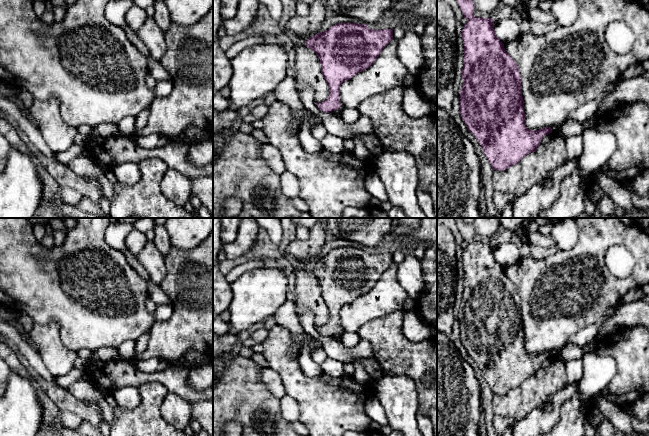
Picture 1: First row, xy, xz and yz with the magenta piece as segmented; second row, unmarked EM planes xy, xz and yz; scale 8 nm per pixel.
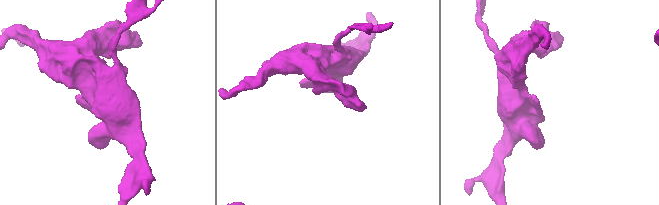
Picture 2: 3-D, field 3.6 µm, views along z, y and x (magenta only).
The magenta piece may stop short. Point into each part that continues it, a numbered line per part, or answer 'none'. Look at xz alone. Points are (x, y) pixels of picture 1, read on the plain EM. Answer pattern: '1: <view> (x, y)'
none

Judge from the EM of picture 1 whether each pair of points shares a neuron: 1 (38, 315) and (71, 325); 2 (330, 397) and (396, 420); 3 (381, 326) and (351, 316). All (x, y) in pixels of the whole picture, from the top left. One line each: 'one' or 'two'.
1: one
2: two
3: two

